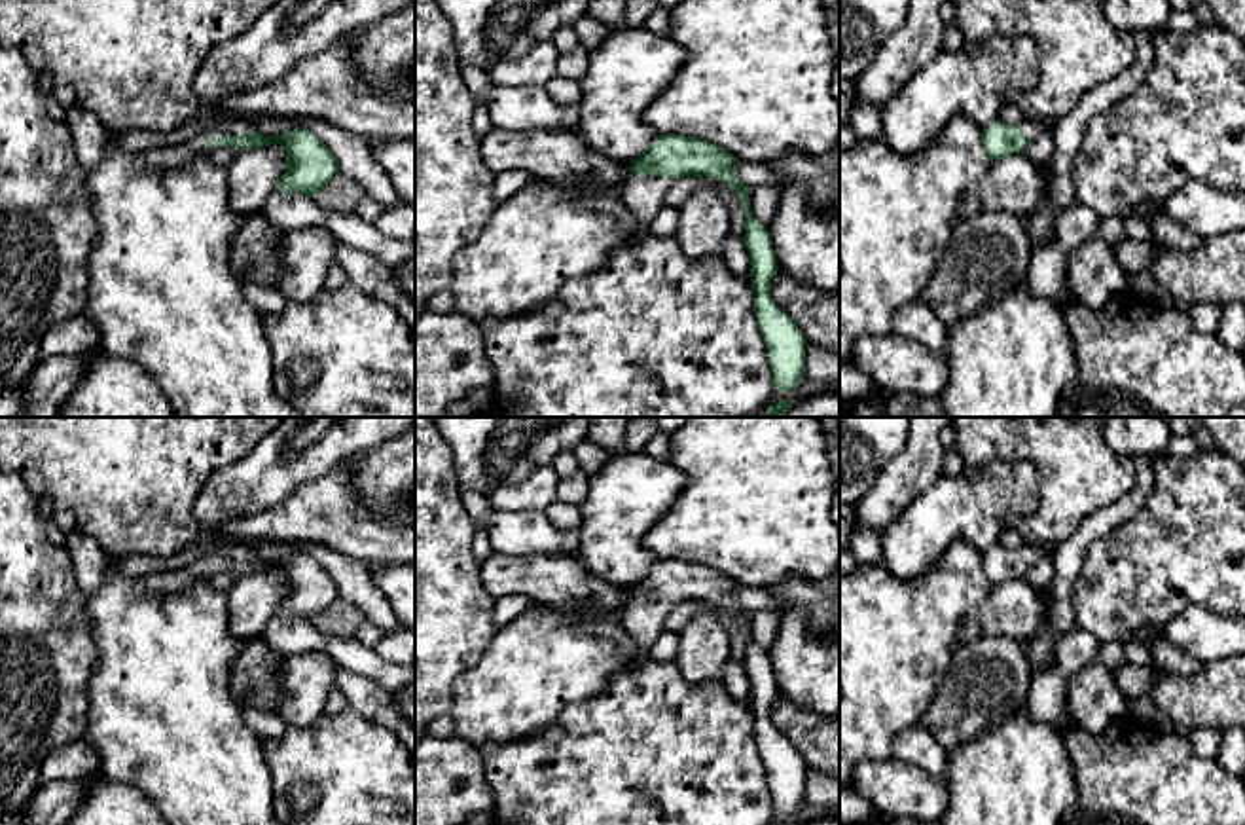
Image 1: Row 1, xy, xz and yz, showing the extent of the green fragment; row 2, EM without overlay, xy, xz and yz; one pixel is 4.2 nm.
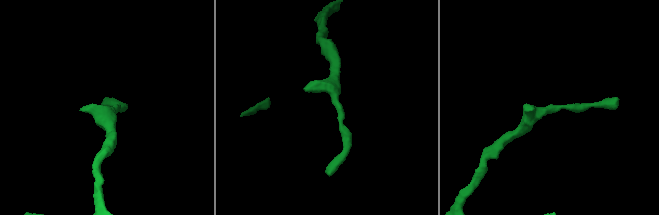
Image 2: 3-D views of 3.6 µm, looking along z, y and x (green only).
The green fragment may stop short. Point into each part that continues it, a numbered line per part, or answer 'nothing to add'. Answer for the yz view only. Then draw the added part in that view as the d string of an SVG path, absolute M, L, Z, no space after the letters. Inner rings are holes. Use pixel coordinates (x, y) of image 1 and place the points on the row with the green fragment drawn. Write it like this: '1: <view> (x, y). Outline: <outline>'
1: yz (1031, 129). Outline: M1023 118L1021 123L1019 123L1019 129L1027 137L1027 140L1033 140L1033 138L1040 137L1042 133L1054 135L1056 133L1056 125L1057 125L1057 119L1033 121L1033 119Z

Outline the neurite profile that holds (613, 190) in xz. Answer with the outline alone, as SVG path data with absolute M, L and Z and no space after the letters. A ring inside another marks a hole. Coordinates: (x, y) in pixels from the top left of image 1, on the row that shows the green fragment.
M618 182L601 186L601 188L591 188L591 186L559 186L559 188L578 195L604 195L604 197L616 197L616 199L622 199L622 193L623 193L623 186Z

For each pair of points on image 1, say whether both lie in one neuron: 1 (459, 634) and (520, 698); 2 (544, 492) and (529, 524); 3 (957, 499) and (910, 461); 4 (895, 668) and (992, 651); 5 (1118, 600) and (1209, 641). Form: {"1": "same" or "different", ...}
{"1": "different", "2": "different", "3": "different", "4": "different", "5": "different"}

